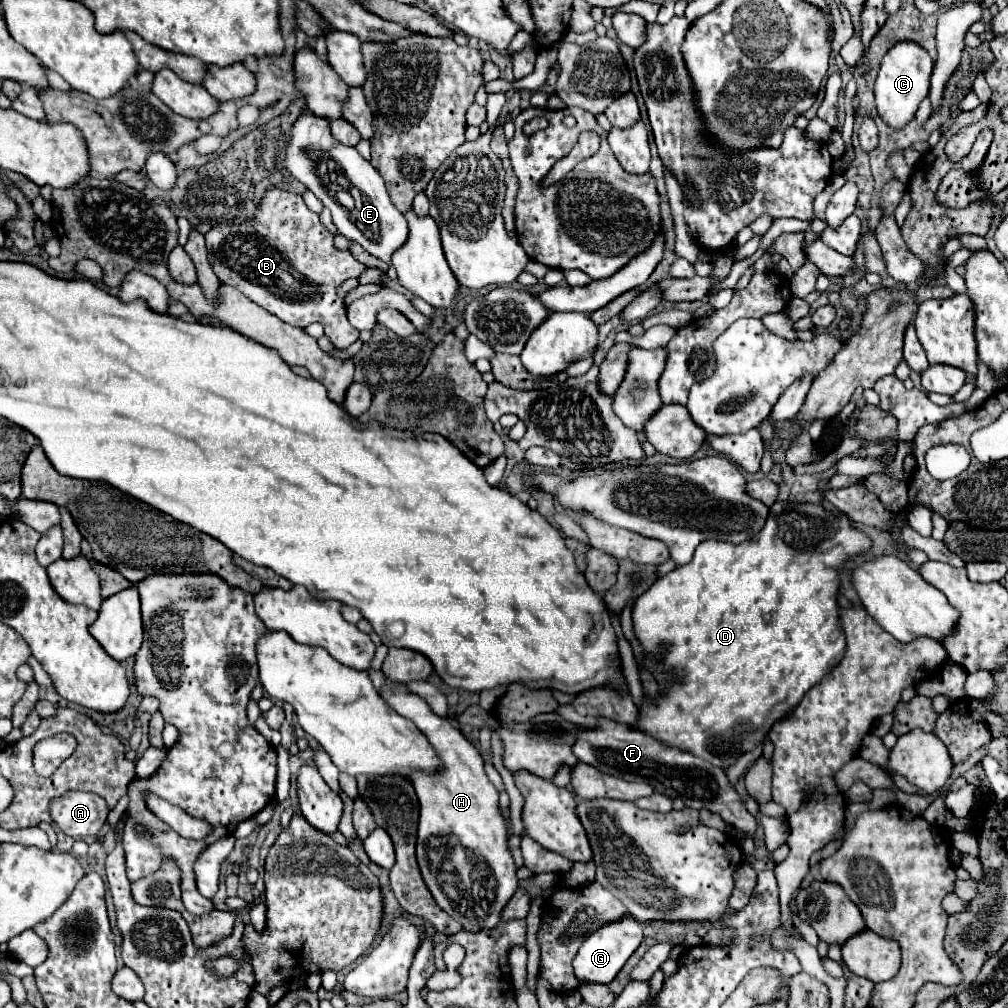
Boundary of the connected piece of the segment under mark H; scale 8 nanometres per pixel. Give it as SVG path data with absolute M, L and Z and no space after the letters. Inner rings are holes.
M390 681L390 685L384 687L382 697L398 715L410 719L428 737L430 745L438 751L438 757L442 759L440 773L428 775L428 773L416 771L412 775L414 789L420 799L416 857L418 857L422 879L428 891L432 893L434 901L438 903L438 907L444 909L452 919L462 923L462 929L466 931L494 929L500 923L502 909L518 889L518 877L516 877L518 867L514 865L514 859L508 851L508 823L500 811L498 791L494 789L494 785L484 773L484 761L478 749L458 729L454 729L448 723L448 719L434 715L422 697L410 693L408 689L396 689L394 681Z

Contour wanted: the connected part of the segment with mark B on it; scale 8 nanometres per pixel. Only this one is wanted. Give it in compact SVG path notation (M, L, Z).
M270 189L264 195L264 201L258 207L256 217L252 221L246 221L242 225L232 225L232 227L226 227L226 225L212 227L206 233L206 247L208 247L210 265L216 277L224 285L236 287L242 295L246 295L250 301L254 301L268 313L276 315L280 321L302 329L308 327L310 323L322 323L326 335L330 337L336 349L346 349L358 339L358 331L350 327L346 317L346 307L338 299L336 287L350 277L362 275L366 267L358 263L348 249L346 251L336 249L334 235L320 223L318 215L306 207L300 195L294 195L282 189Z

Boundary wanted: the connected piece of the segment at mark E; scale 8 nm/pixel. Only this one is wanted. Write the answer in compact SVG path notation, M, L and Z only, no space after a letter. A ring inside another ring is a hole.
M304 113L296 121L286 151L286 167L332 211L338 233L360 243L370 255L390 263L392 253L406 243L406 217L392 205L384 179L354 147L340 145L332 137L326 119Z

